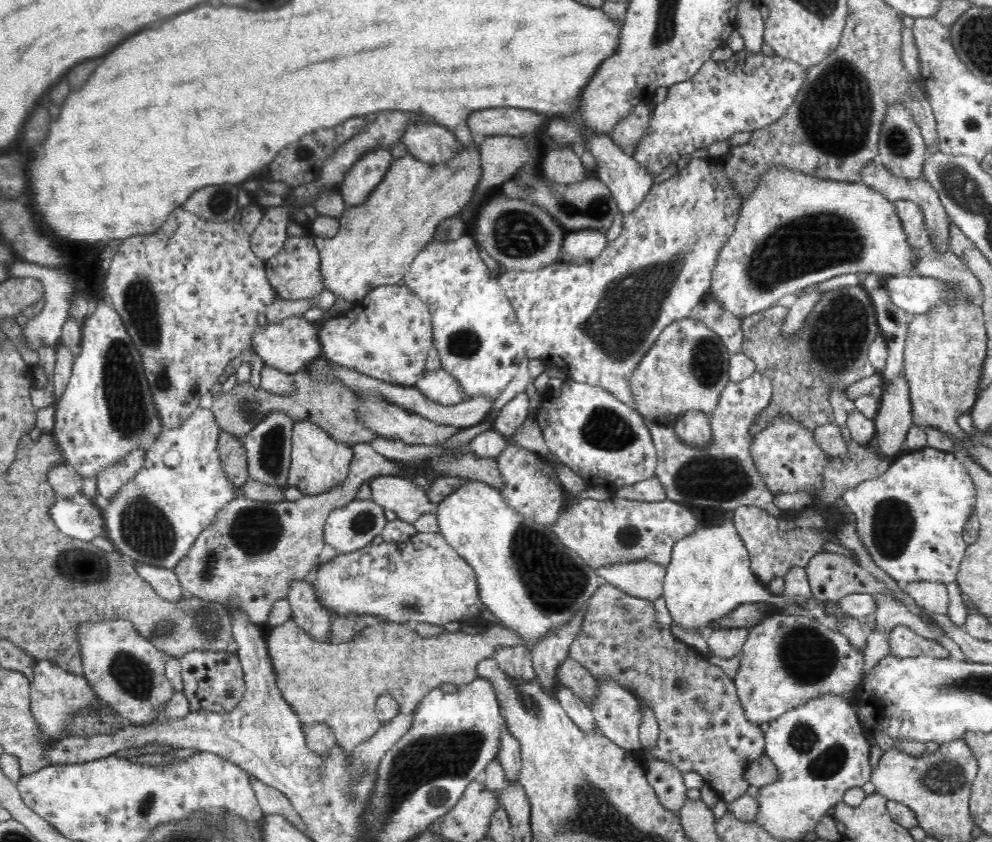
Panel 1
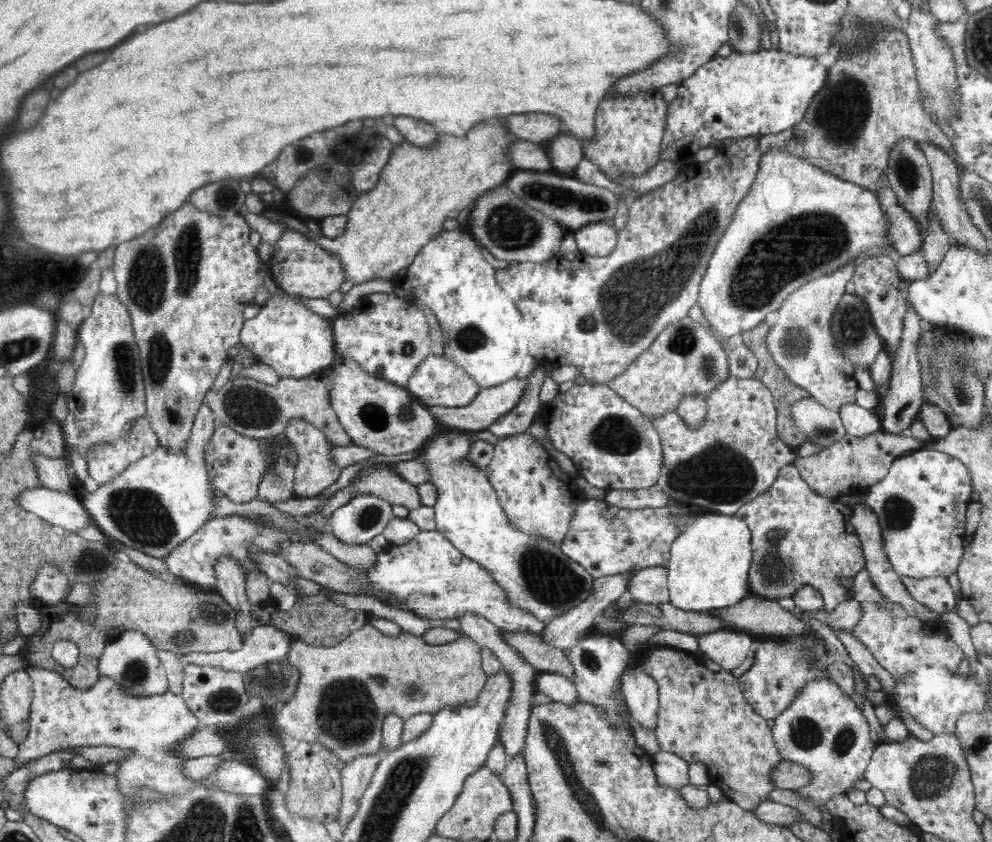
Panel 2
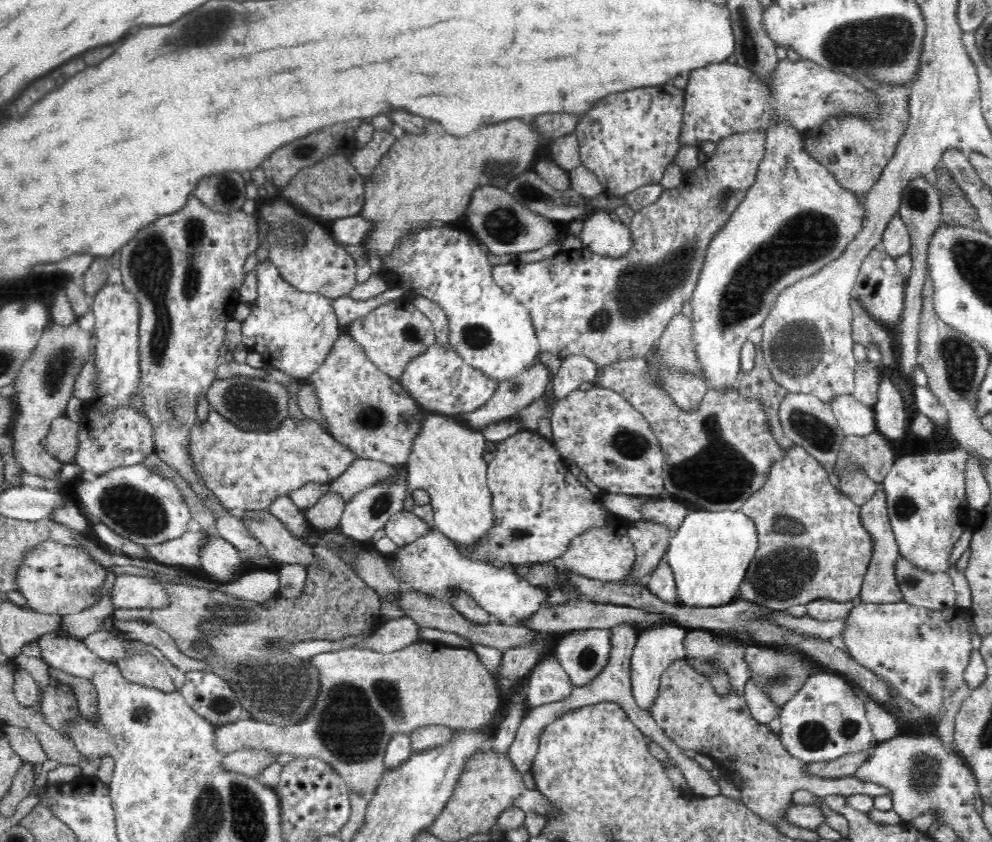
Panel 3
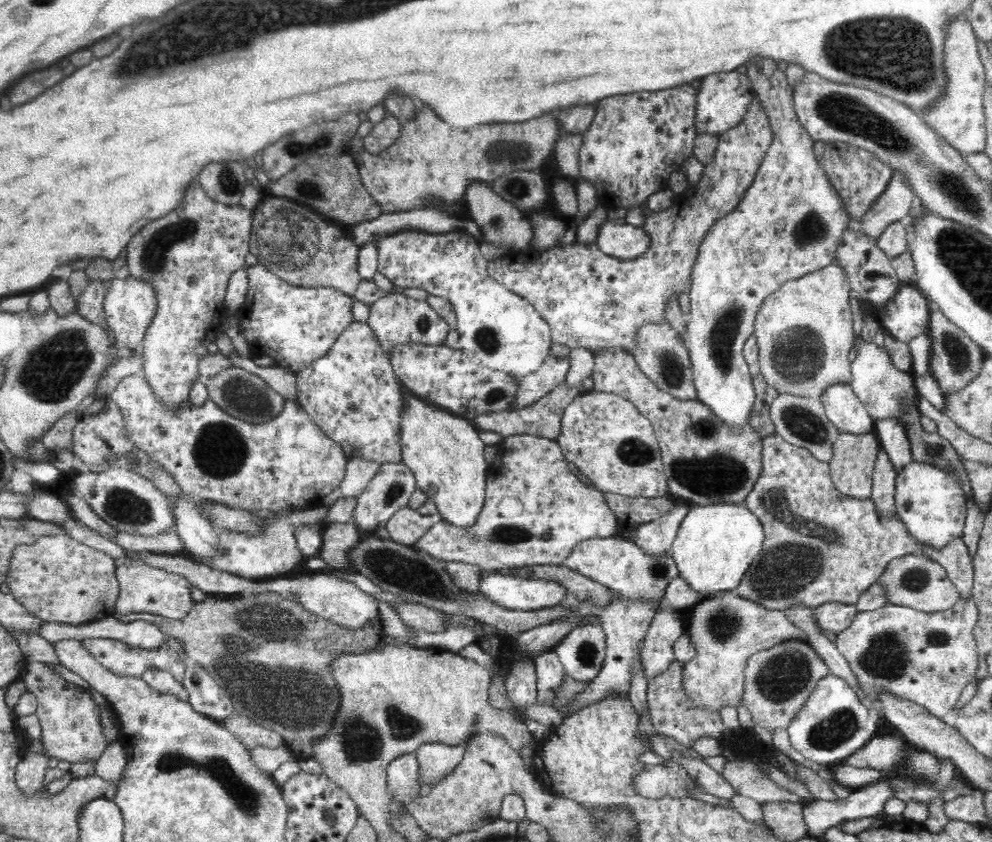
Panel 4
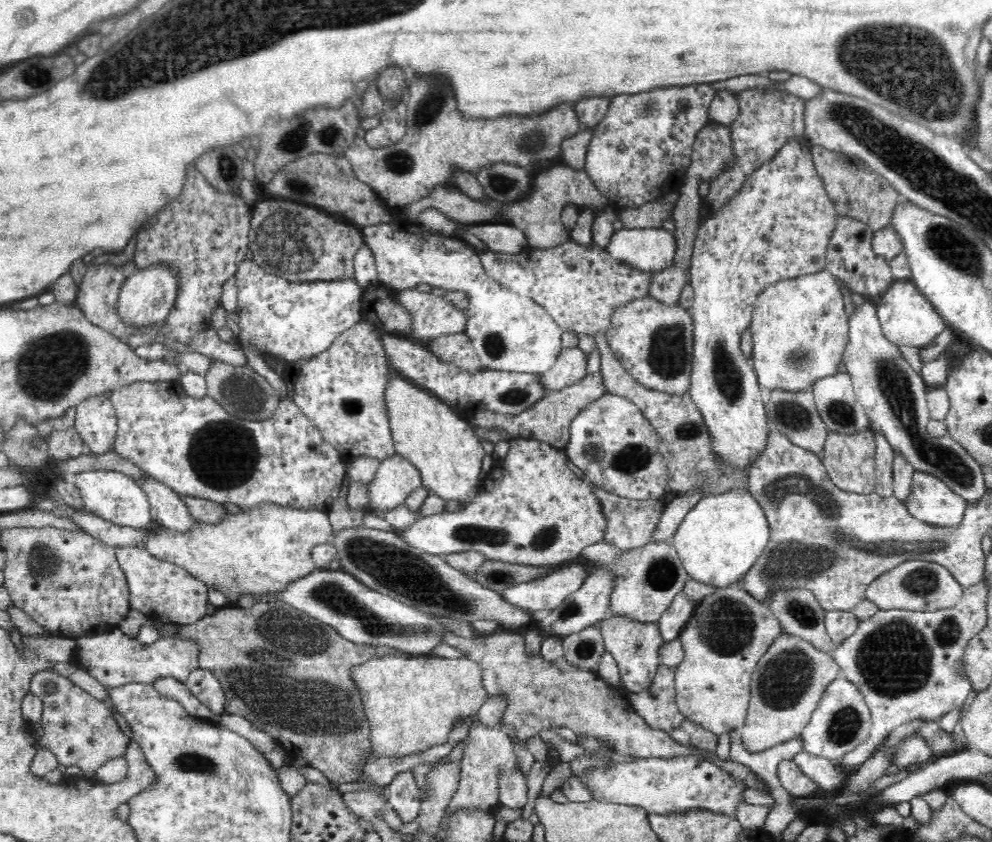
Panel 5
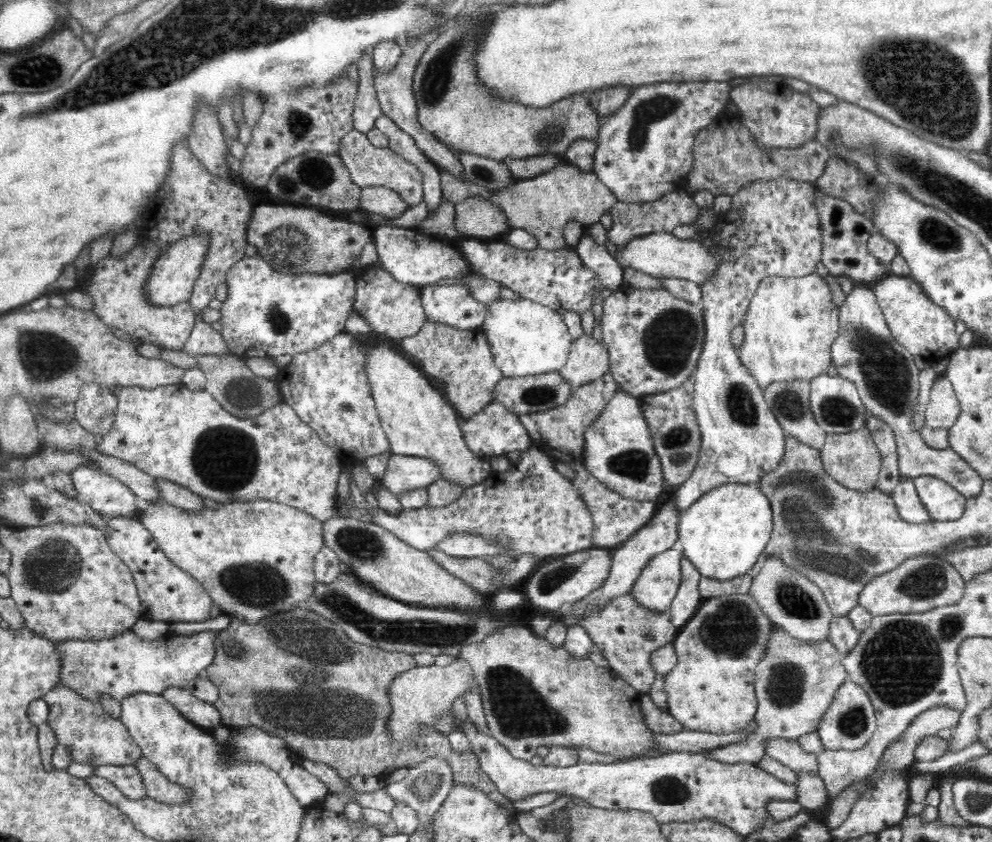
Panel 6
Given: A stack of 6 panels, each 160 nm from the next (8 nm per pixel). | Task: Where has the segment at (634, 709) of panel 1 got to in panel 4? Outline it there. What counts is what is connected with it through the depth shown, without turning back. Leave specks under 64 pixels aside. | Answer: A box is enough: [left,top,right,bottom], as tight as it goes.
[552,622,606,682]

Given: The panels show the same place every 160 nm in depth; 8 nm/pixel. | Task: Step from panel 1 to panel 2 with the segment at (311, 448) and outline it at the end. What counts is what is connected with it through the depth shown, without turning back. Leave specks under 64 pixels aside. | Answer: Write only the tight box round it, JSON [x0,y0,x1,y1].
[284,418,342,498]

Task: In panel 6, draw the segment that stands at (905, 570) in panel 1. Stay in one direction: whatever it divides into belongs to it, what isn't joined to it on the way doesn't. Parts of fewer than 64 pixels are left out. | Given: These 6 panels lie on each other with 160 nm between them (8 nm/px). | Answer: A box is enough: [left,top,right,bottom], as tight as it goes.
[913,476,967,521]

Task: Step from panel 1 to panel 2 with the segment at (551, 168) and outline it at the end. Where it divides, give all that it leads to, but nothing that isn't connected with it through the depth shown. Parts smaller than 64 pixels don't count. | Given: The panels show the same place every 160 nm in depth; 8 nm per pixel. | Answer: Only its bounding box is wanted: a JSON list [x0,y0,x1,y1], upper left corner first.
[548,132,584,176]

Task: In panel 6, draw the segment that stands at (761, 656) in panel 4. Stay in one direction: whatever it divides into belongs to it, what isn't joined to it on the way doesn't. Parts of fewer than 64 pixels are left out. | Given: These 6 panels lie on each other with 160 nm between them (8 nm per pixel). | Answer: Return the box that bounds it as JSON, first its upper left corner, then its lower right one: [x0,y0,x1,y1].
[702,626,848,764]

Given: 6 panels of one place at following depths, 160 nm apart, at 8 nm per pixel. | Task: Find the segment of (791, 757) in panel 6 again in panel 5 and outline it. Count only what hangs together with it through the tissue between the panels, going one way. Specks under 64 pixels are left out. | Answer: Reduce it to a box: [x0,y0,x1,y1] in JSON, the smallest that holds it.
[792,750,852,790]

